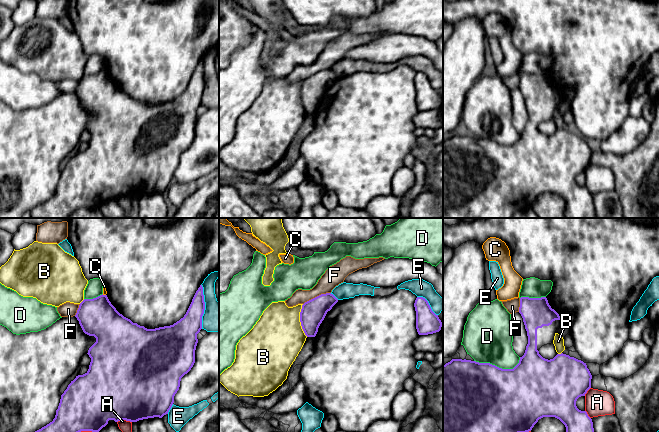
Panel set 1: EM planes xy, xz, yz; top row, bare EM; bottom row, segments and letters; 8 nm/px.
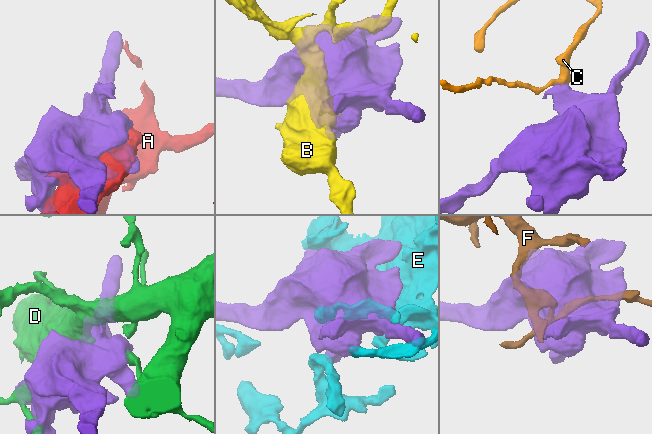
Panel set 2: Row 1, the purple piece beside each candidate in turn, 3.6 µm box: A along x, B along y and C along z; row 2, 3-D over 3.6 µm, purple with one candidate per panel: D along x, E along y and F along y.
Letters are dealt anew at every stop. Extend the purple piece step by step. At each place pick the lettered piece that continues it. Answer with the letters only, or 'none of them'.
none of them

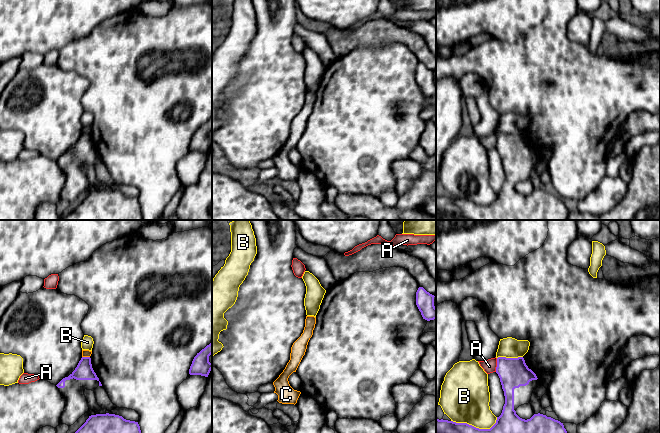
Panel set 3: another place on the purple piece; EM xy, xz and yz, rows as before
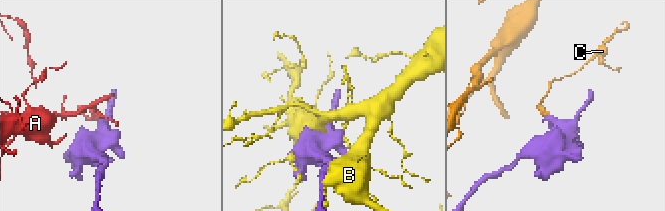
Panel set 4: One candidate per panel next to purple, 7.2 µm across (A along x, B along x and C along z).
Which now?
none of them

